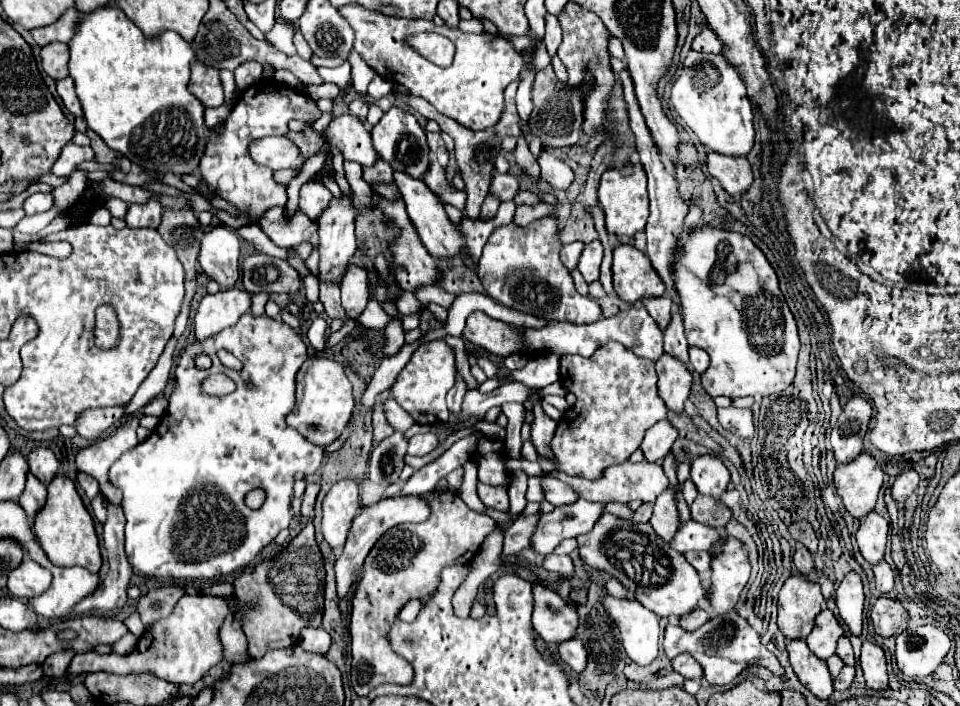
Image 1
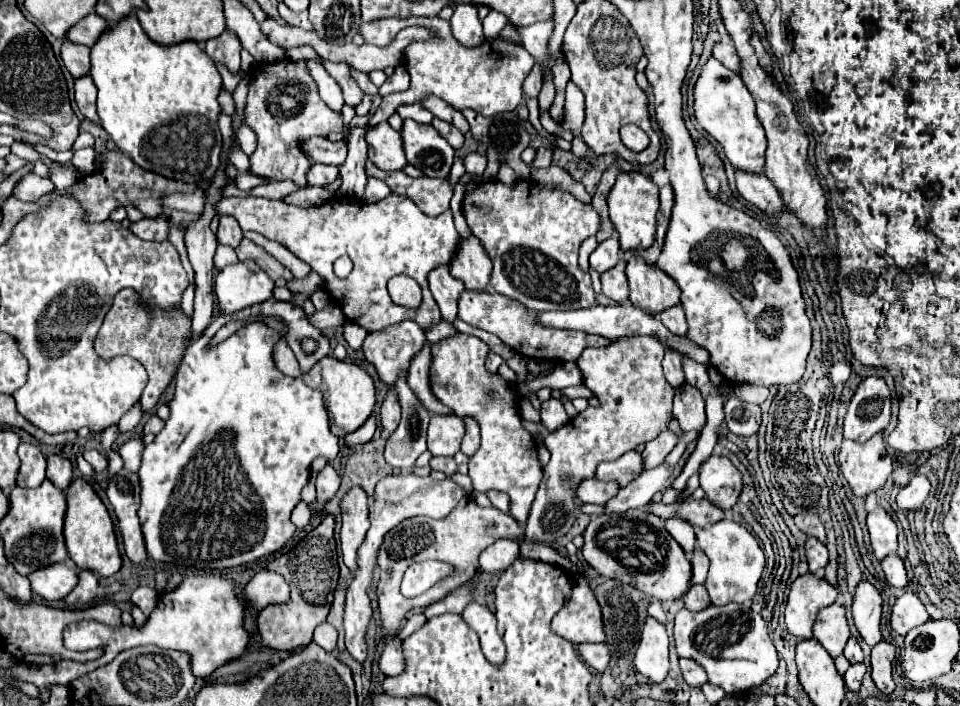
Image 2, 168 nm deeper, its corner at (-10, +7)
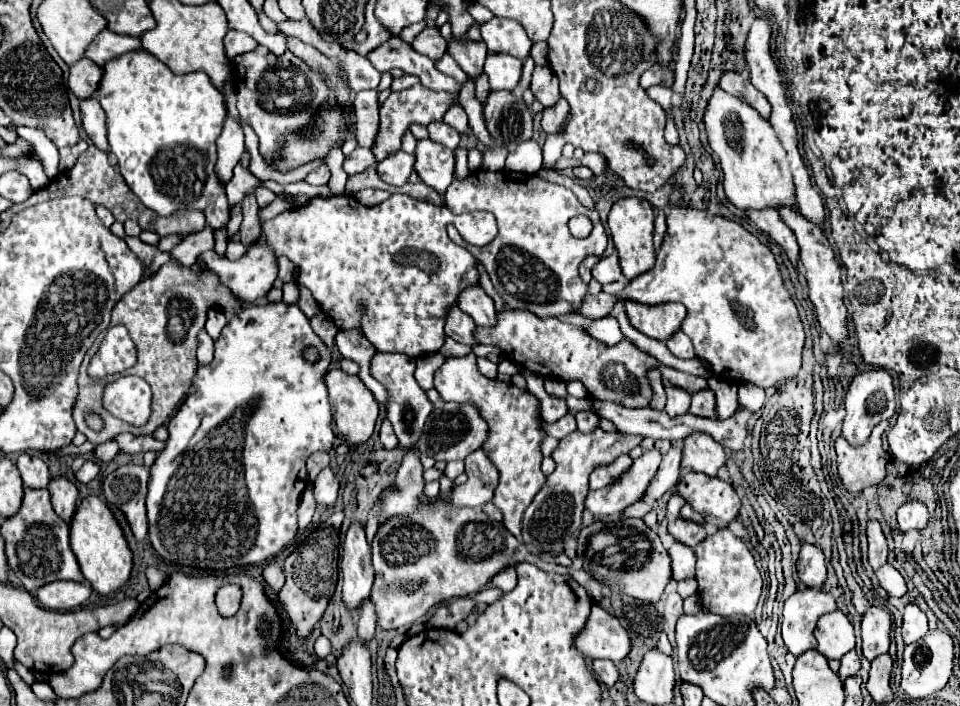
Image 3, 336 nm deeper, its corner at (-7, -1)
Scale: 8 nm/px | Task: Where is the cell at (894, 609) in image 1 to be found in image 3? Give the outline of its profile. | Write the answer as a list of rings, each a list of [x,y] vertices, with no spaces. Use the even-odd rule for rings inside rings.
[[[910,602],[902,614],[902,640],[904,640],[904,644],[912,644],[912,642],[920,640],[926,632],[928,632],[926,614],[916,604]]]

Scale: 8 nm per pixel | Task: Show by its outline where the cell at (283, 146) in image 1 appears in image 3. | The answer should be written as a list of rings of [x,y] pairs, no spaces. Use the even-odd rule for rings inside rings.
[[[356,148],[350,156],[346,156],[342,168],[348,172],[348,174],[356,174],[356,172],[362,172],[366,166],[376,166],[376,158],[372,156],[372,152],[368,148]]]

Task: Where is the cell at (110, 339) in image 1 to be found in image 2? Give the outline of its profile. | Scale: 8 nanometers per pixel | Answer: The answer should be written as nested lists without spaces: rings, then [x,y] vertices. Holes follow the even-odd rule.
[[[125,288],[117,292],[115,302],[107,312],[103,326],[95,338],[94,349],[97,356],[103,360],[111,360],[115,356],[131,356],[145,366],[149,374],[149,384],[141,396],[141,412],[149,414],[157,406],[169,382],[173,380],[175,370],[179,368],[185,356],[191,334],[193,334],[191,318],[185,316],[181,308],[171,308],[171,310],[147,308],[147,304],[141,300],[141,296],[135,290]]]

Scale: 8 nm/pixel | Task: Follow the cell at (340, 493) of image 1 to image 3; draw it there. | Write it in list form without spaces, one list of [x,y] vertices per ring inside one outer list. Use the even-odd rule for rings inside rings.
[[[352,520],[352,524],[348,526],[340,568],[344,574],[342,600],[348,606],[348,610],[354,614],[358,604],[370,596],[370,588],[374,582],[370,546],[364,536],[364,526],[358,520]]]

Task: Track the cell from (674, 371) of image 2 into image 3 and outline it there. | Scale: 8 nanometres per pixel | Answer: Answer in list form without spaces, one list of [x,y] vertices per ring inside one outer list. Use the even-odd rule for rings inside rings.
[[[664,384],[664,386],[666,386],[666,396],[668,396],[668,402],[666,402],[668,416],[686,414],[690,408],[690,394],[682,392],[682,388],[674,388],[672,384]]]

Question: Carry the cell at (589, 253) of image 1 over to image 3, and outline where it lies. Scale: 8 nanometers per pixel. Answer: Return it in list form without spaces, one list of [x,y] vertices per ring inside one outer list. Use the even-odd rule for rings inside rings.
[[[612,254],[612,256],[600,258],[600,262],[592,268],[592,276],[594,276],[600,284],[608,284],[608,282],[618,280],[618,278],[622,276],[620,264],[618,264],[618,256]]]

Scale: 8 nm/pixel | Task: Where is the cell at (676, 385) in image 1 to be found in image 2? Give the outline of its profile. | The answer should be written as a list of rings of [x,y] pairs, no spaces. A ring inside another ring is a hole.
[[[685,386],[683,394],[677,396],[679,402],[673,402],[673,416],[677,418],[683,432],[701,434],[705,426],[705,400],[699,390]]]

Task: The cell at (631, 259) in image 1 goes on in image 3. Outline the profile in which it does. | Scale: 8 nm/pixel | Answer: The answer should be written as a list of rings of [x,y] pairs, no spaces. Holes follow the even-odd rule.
[[[630,300],[624,306],[630,324],[642,334],[656,340],[668,340],[676,330],[680,330],[680,322],[686,316],[686,308],[676,302],[646,308],[646,304],[634,304]]]

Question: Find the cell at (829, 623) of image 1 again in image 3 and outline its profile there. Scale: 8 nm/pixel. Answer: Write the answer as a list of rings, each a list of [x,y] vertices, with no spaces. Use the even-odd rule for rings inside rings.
[[[834,610],[822,616],[816,624],[814,636],[818,640],[818,650],[828,660],[840,660],[846,652],[854,650],[854,628],[844,612]]]

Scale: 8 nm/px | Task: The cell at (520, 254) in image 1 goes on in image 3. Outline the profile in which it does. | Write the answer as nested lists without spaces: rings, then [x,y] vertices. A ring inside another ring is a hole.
[[[478,170],[470,174],[464,182],[454,180],[446,190],[446,208],[452,214],[464,214],[468,210],[492,212],[498,220],[498,234],[486,246],[468,244],[456,230],[454,224],[448,226],[448,236],[458,246],[466,248],[476,260],[484,264],[496,292],[514,310],[528,310],[540,318],[564,316],[576,312],[586,298],[588,284],[578,276],[578,264],[588,256],[602,256],[606,248],[606,230],[598,218],[596,210],[584,208],[572,190],[550,184],[536,174],[514,176],[508,170],[486,172]],[[574,214],[584,214],[592,218],[592,234],[588,238],[574,238],[568,230],[568,220]]]

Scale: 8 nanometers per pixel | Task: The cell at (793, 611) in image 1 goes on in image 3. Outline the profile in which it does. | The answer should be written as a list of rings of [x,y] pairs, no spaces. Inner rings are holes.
[[[802,588],[796,590],[784,602],[784,620],[782,620],[782,638],[788,650],[794,656],[800,656],[806,650],[816,648],[814,628],[816,620],[822,614],[834,612],[834,596],[822,588]]]

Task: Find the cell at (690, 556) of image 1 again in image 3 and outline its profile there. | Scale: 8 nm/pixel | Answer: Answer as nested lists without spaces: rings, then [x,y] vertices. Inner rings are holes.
[[[688,578],[678,582],[677,592],[684,599],[697,593],[698,584],[695,578]]]

